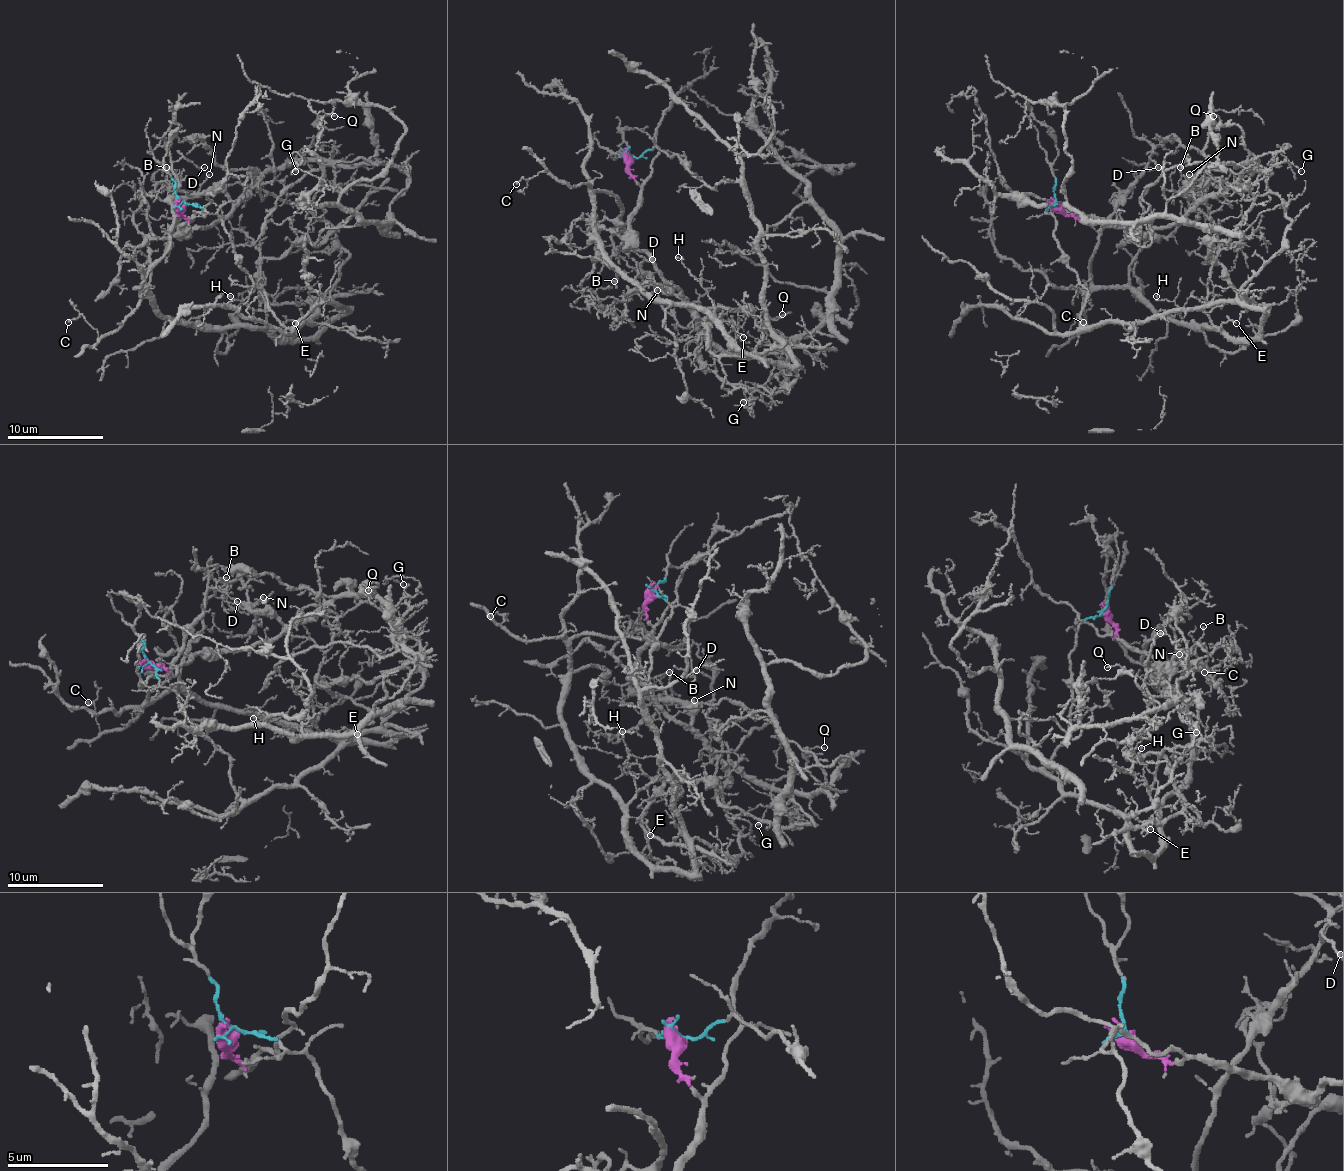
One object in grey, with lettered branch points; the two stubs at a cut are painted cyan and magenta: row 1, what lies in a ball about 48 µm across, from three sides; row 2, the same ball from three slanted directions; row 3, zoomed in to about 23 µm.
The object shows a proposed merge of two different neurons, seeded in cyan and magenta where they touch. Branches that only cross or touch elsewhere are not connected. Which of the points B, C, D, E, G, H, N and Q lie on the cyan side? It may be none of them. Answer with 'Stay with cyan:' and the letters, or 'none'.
Stay with cyan: C, D, E, H

